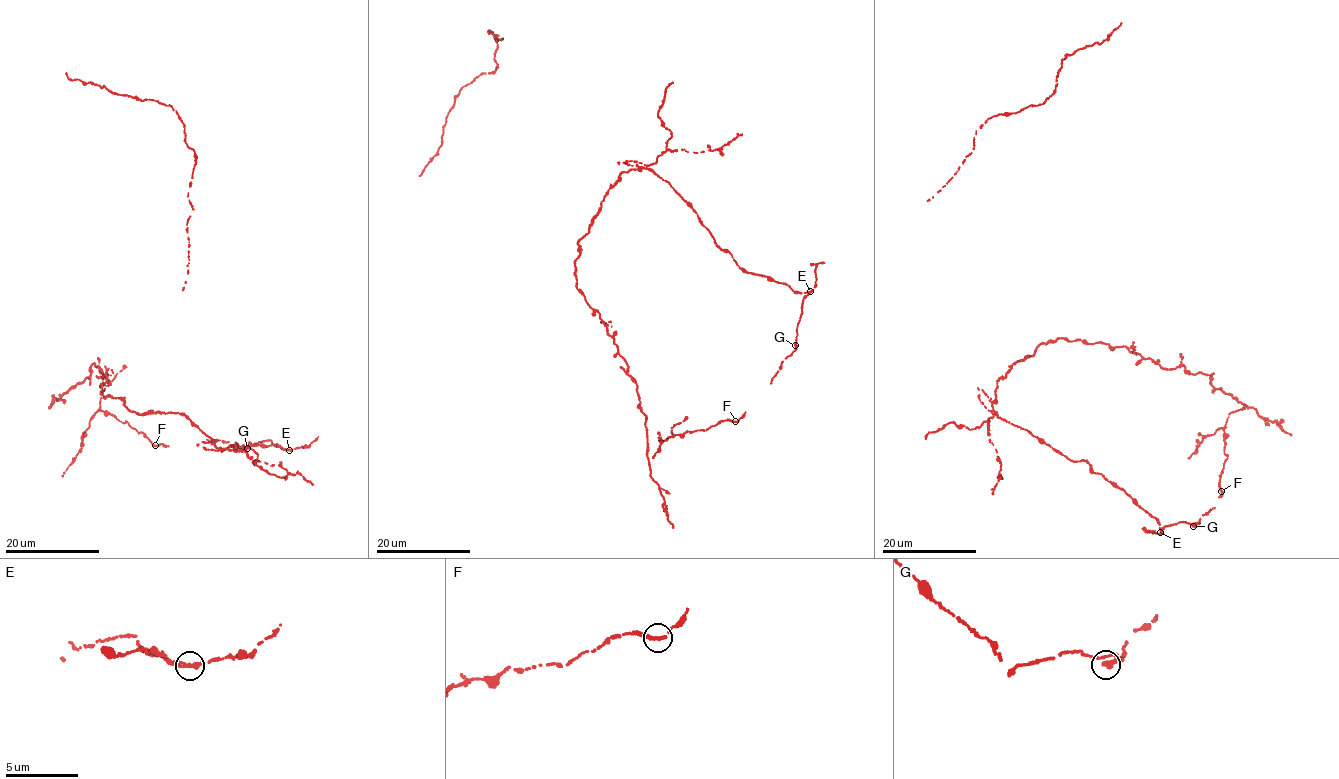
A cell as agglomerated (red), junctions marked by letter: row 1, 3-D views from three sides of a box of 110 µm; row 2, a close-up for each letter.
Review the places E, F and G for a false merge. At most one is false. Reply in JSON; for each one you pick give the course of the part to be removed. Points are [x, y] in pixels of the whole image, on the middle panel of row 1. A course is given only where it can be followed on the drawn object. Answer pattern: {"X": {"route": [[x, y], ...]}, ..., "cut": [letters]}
{"E": {"route": [[810, 291], [745, 272], [648, 169], [609, 188], [579, 239], [576, 288], [635, 382], [672, 528]]}, "cut": ["E"]}

